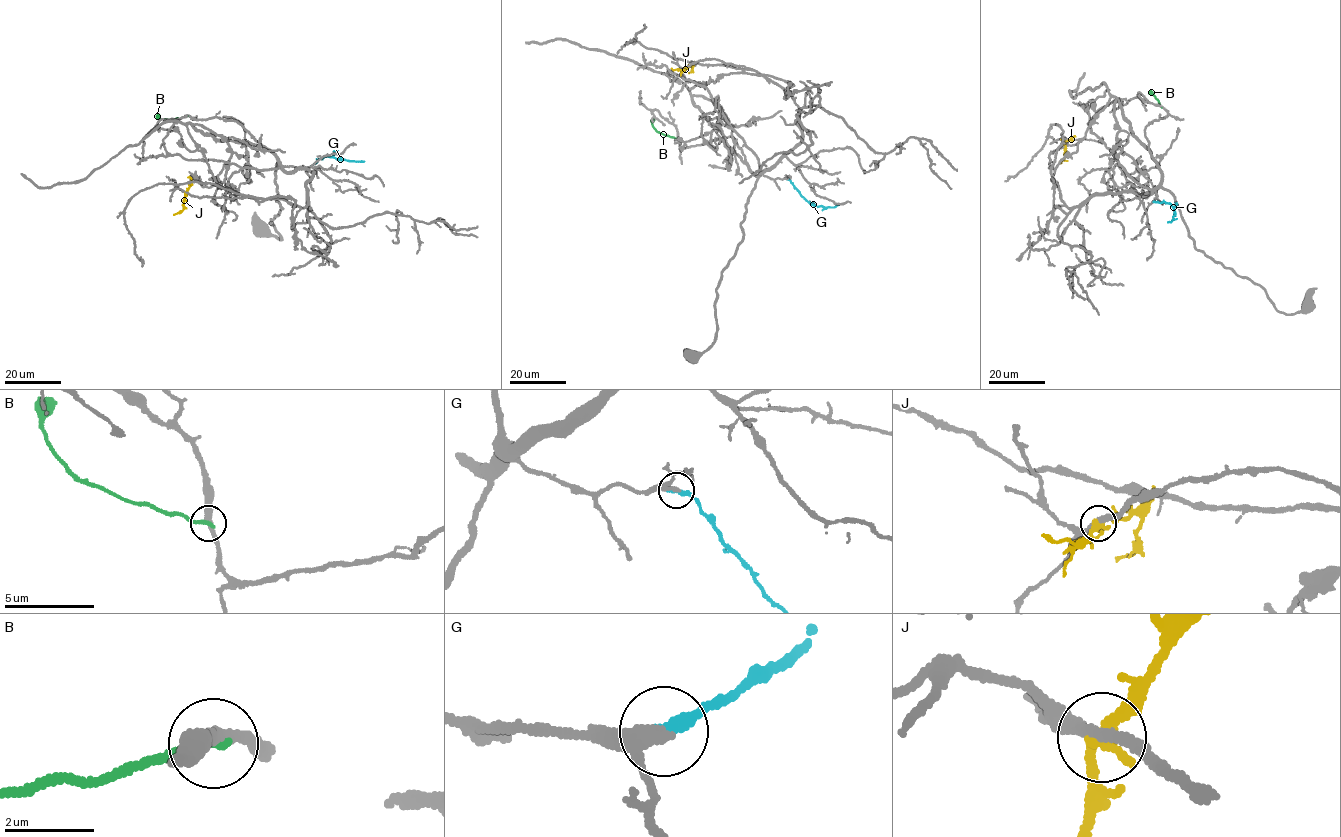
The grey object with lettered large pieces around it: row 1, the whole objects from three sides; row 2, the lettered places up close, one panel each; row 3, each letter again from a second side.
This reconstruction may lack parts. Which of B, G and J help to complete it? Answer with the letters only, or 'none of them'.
G

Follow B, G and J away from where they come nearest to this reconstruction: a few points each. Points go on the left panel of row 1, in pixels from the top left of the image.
B: (186, 115), (166, 119), (158, 117), (158, 114)
G: (308, 168), (328, 156), (364, 161)
J: (185, 192), (184, 208), (173, 214)

